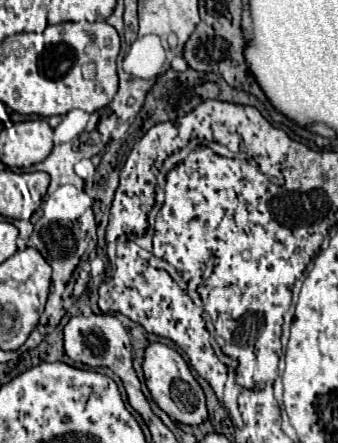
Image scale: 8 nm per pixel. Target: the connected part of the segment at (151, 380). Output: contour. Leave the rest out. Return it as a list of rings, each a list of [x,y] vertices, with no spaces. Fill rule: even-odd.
[[[150,343],[144,351],[142,367],[144,367],[144,377],[146,377],[146,387],[150,389],[152,399],[162,411],[166,411],[172,419],[186,423],[186,425],[198,425],[206,419],[208,411],[206,411],[206,399],[204,399],[202,387],[198,385],[186,361],[176,349],[164,343]]]

